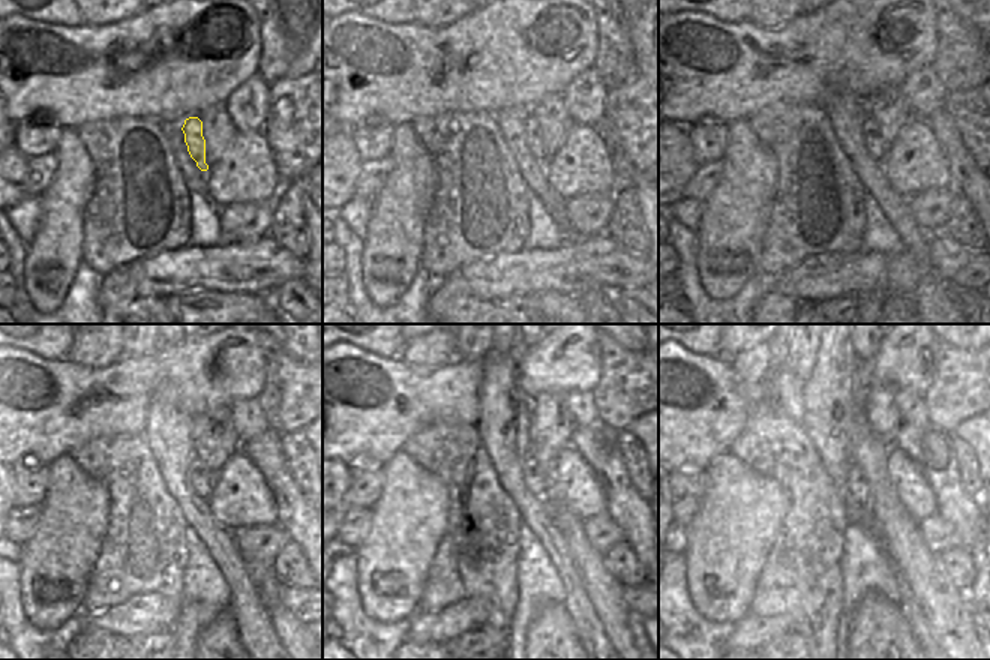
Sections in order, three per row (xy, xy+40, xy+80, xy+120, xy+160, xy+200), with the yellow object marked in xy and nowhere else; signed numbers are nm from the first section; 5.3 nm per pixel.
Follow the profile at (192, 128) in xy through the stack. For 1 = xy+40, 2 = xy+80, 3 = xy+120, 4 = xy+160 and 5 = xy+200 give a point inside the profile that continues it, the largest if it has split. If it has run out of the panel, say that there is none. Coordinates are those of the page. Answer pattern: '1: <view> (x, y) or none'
1: xy+40 (531, 129)
2: xy+80 (872, 138)
3: xy+120 (201, 479)
4: xy+160 (534, 476)
5: xy+200 (857, 483)

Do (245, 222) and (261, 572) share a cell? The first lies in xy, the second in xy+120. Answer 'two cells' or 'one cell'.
two cells

